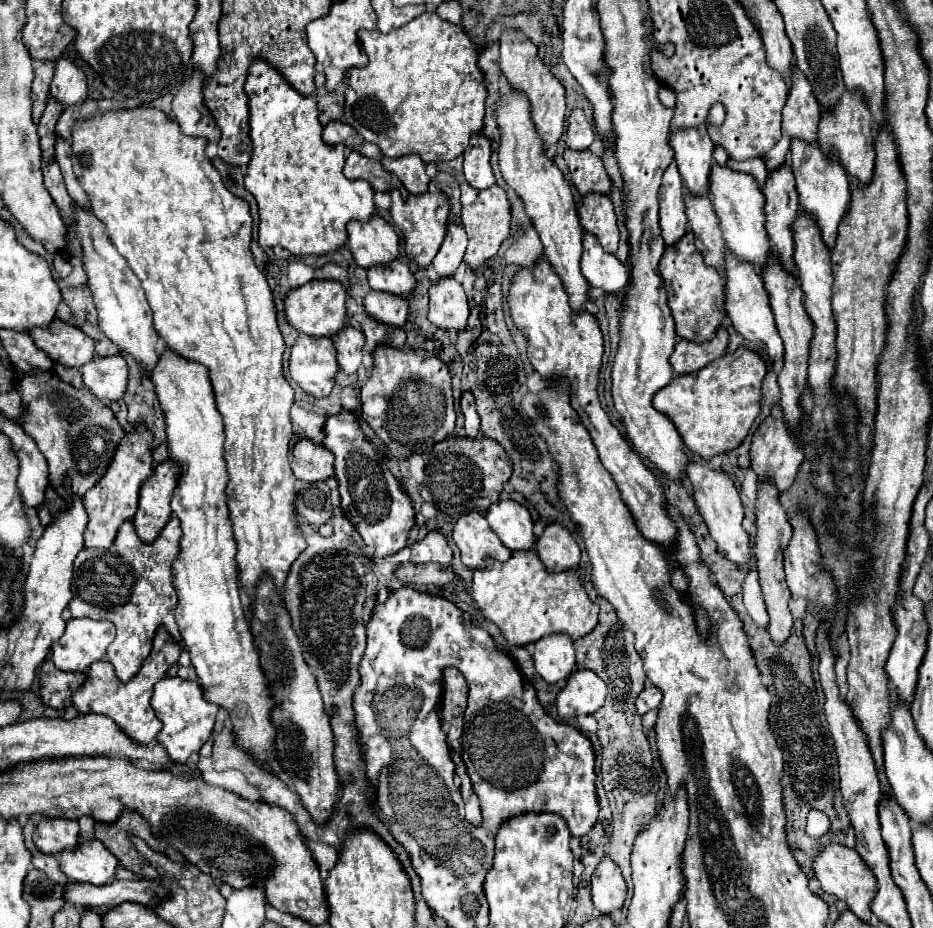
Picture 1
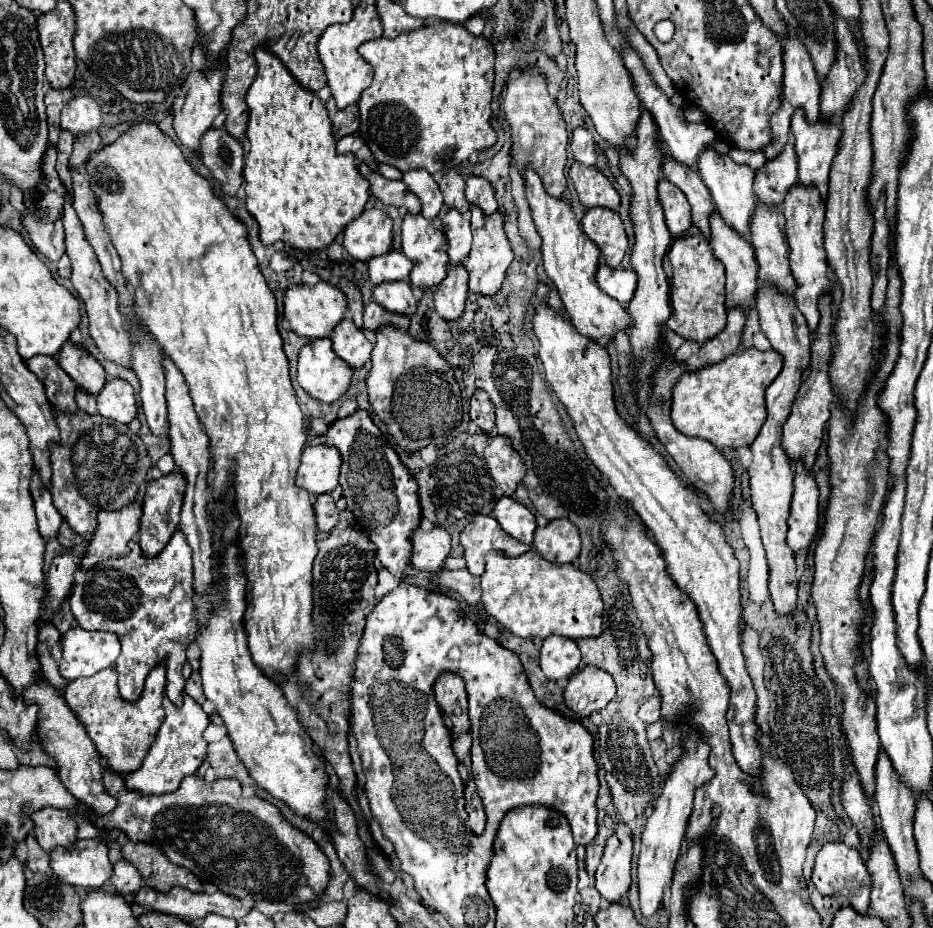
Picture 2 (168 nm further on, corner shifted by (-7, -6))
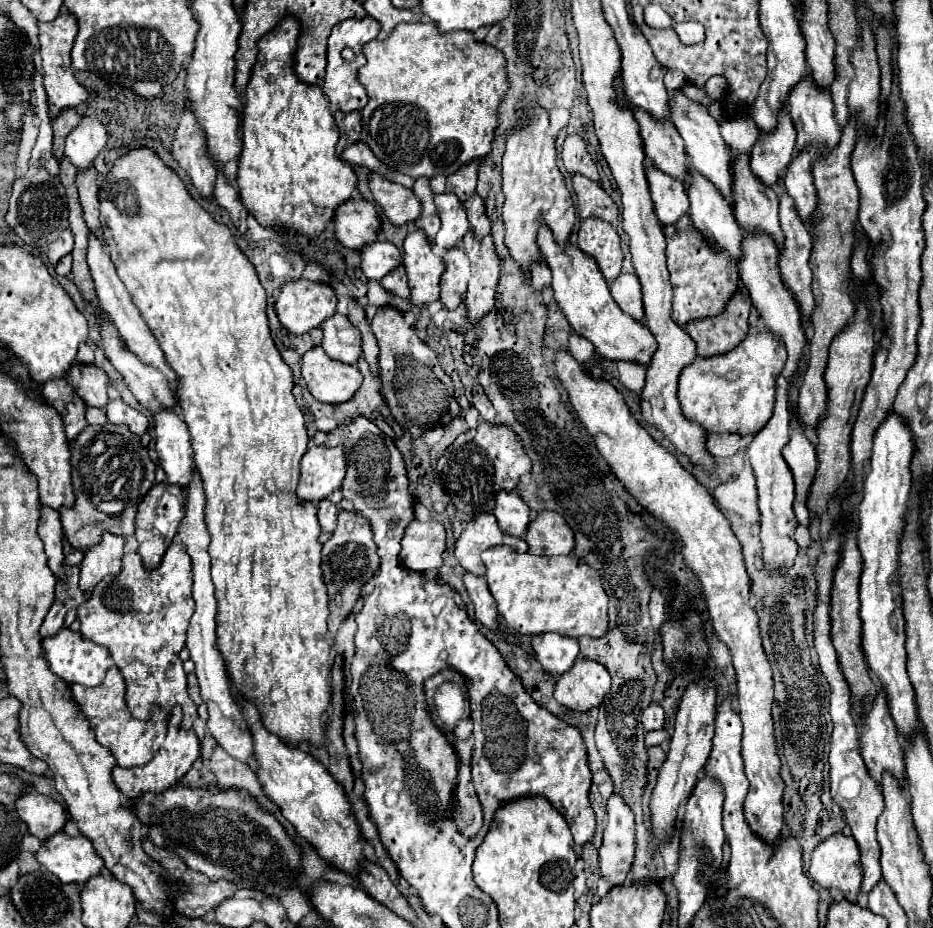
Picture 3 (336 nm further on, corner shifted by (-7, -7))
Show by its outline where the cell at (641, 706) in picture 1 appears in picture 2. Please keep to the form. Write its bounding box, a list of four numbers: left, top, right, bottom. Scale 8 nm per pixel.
[639,697,661,725]

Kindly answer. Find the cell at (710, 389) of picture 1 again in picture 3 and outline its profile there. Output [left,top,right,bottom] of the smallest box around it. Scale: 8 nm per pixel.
[679,332,787,436]

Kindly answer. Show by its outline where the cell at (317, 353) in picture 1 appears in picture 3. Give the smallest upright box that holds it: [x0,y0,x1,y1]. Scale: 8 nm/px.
[303,346,363,404]

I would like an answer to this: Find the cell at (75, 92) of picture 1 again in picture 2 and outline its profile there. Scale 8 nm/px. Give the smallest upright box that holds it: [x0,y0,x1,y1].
[61,95,101,135]

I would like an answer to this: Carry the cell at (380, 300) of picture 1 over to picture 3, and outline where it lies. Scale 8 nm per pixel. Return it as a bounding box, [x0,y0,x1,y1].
[381,264,409,298]

